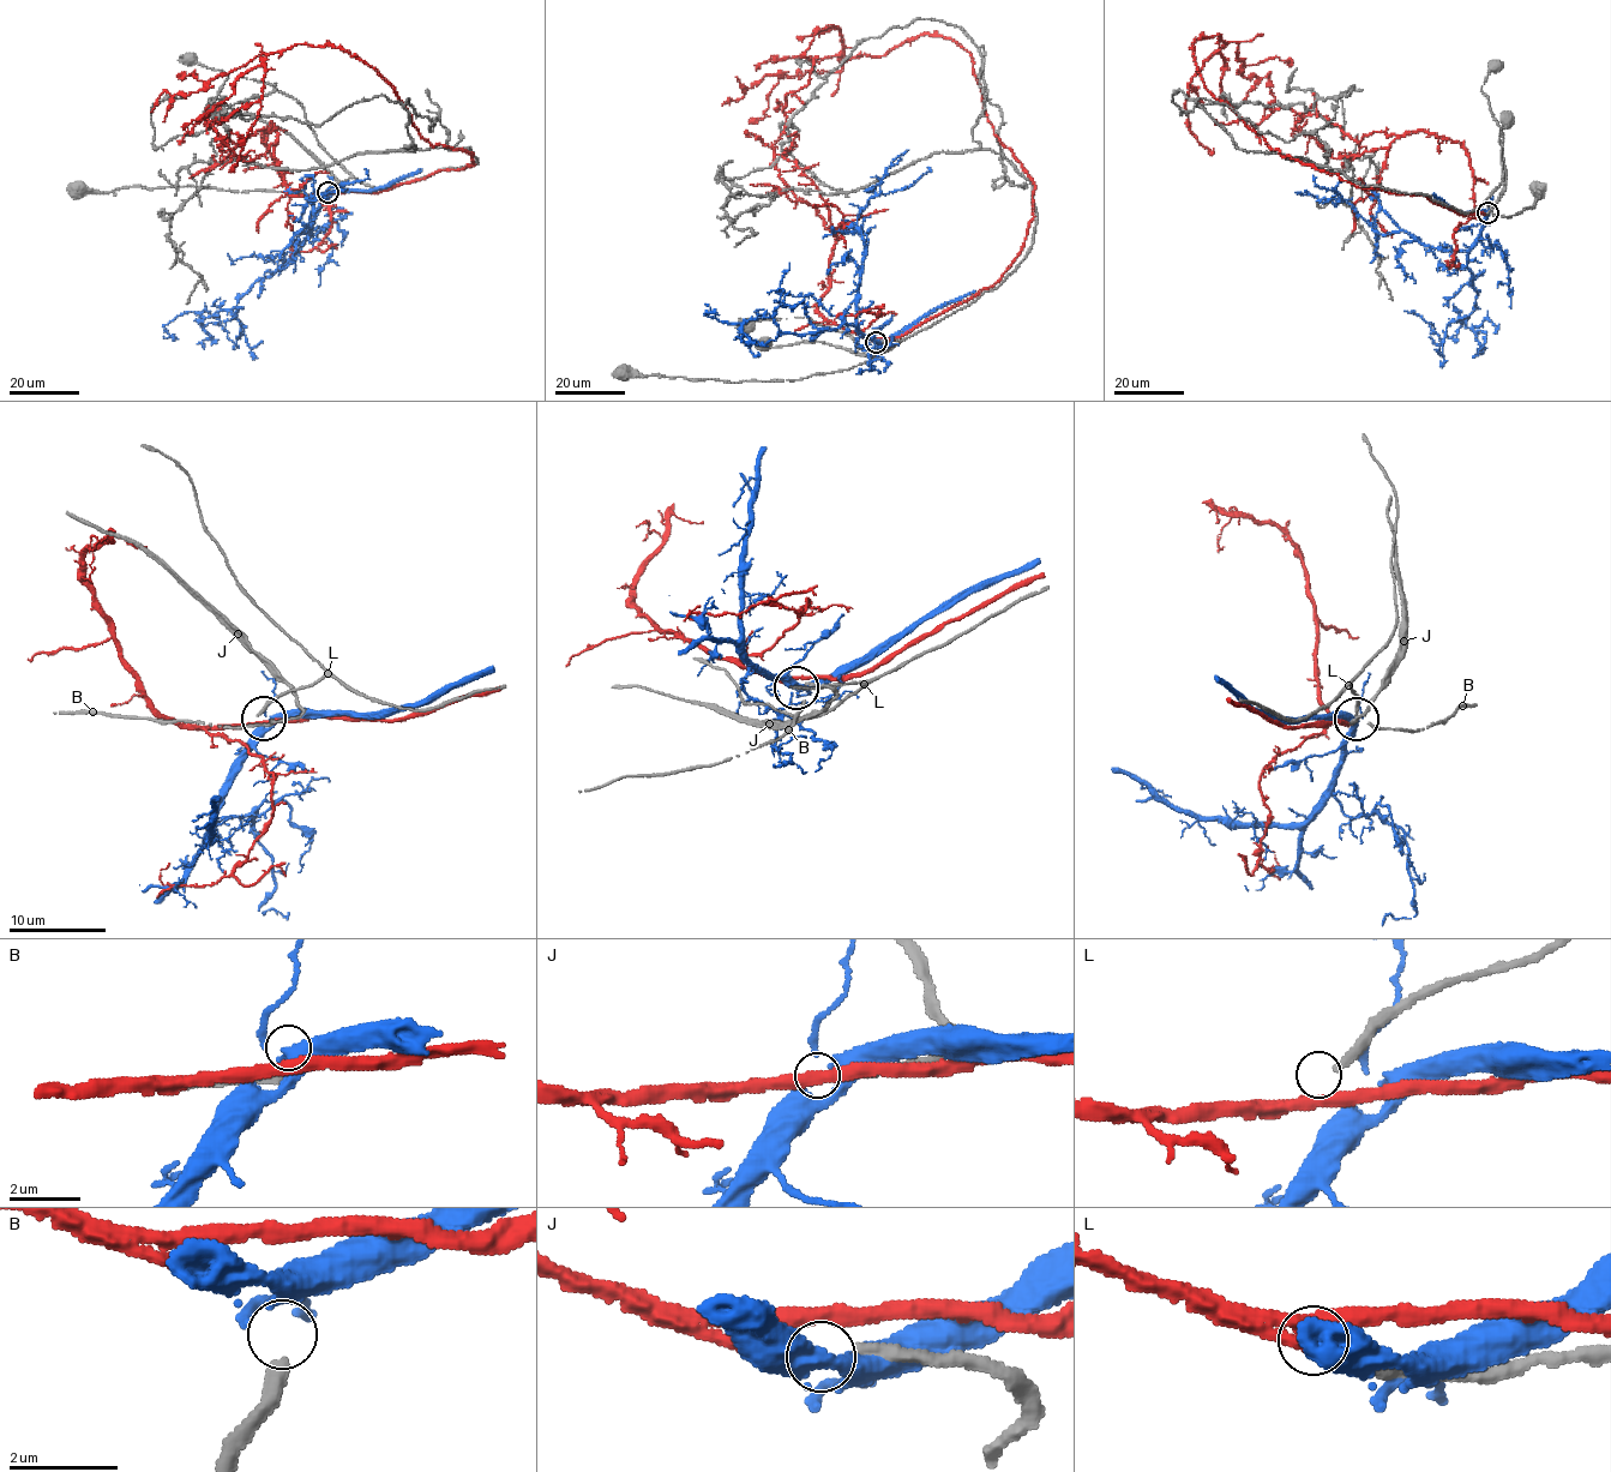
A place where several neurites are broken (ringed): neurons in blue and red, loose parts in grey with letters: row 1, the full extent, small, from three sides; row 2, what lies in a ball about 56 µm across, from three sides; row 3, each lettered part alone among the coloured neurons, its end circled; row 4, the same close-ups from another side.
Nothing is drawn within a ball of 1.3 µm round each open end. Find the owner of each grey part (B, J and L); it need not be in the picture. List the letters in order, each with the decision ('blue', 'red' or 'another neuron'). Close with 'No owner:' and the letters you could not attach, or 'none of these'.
B: blue
J: red
L: another neuron
No owner: L

